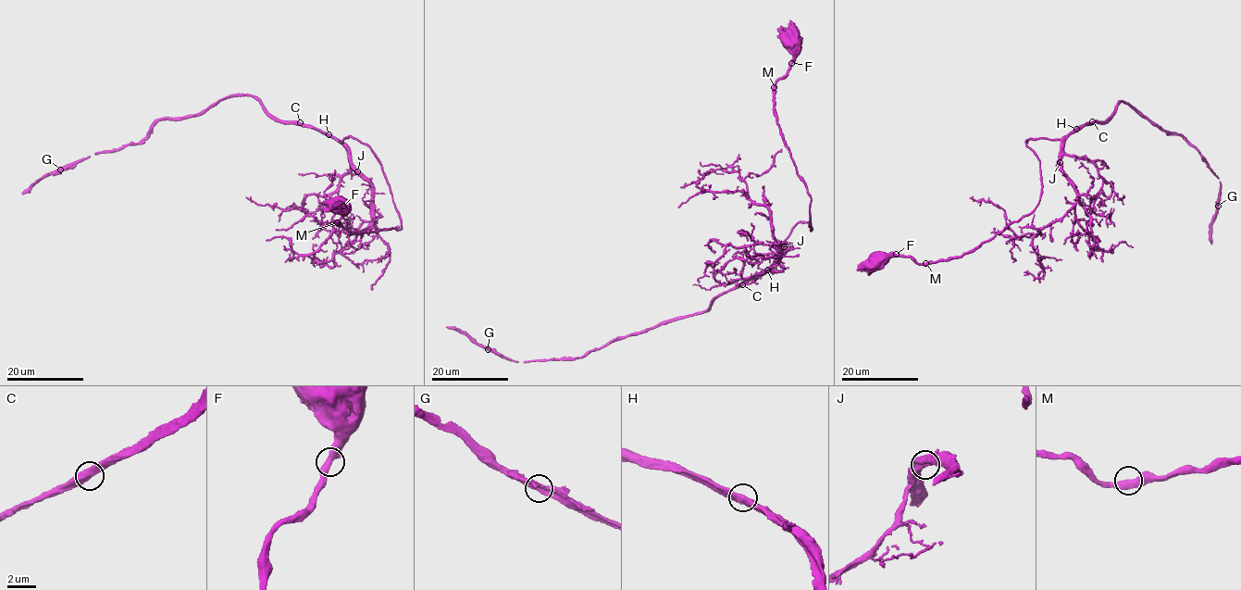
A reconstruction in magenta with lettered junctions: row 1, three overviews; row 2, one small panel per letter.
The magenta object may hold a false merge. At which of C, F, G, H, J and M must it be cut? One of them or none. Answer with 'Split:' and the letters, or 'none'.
Split: none

